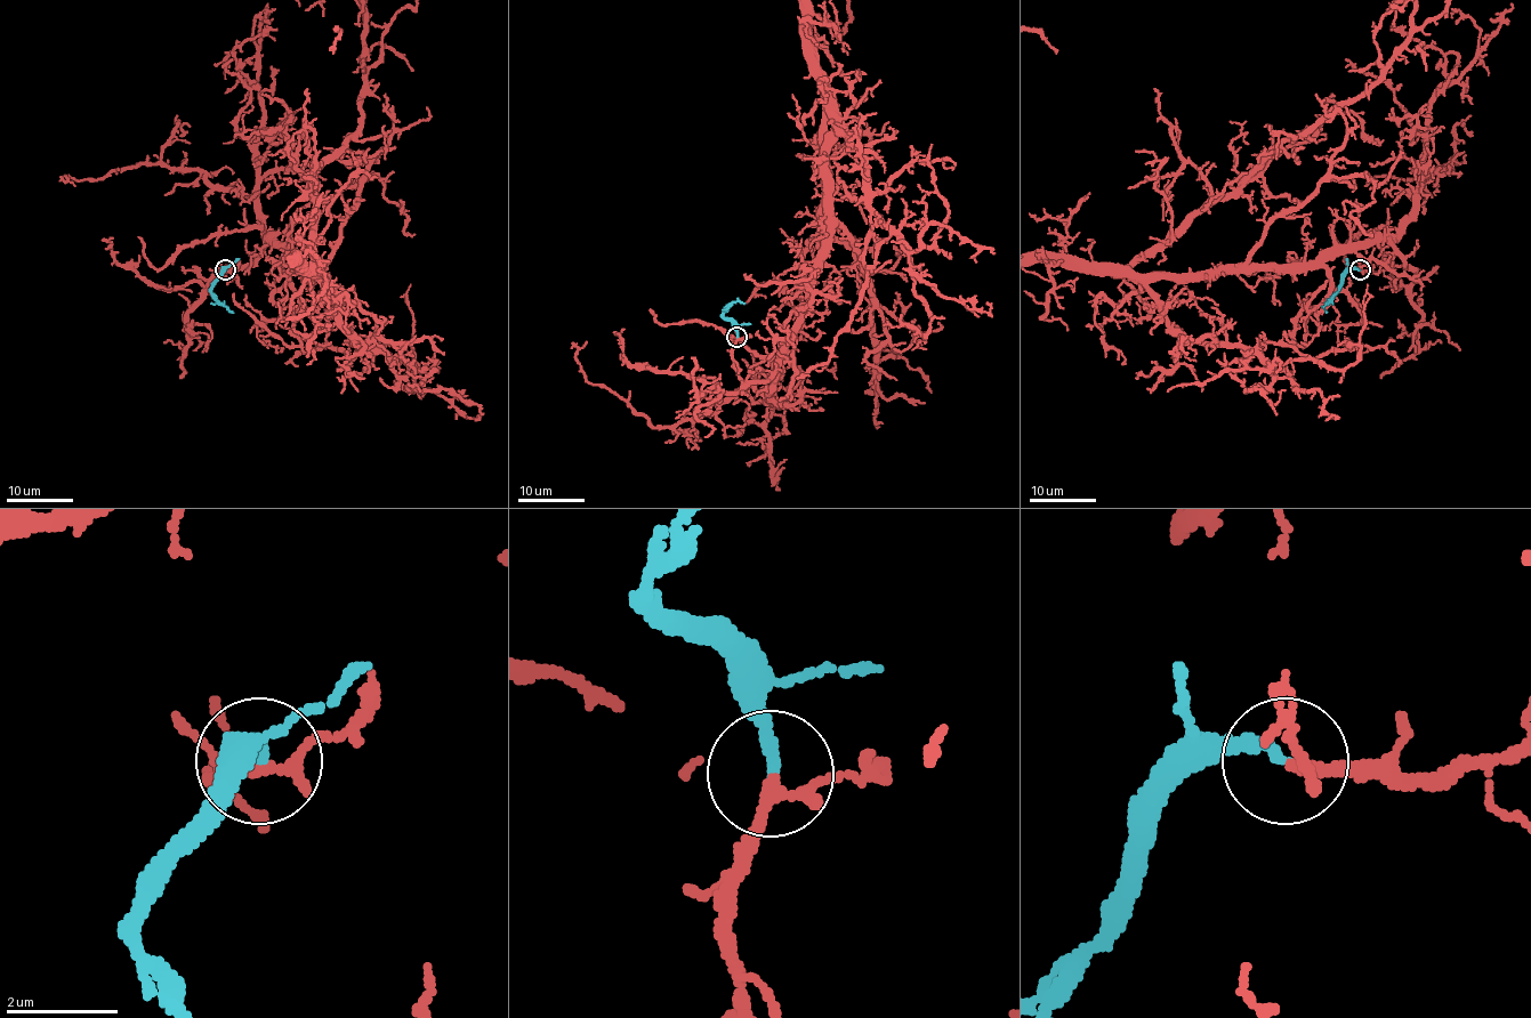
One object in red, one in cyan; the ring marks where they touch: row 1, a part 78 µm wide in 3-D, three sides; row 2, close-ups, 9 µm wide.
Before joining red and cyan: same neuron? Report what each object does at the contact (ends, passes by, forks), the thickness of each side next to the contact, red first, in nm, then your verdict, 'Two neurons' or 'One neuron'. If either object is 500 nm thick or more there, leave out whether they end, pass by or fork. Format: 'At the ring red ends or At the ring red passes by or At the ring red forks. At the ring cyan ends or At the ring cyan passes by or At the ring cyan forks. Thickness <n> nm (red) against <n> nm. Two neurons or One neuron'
At the ring red passes by. At the ring cyan ends. Thickness 220 nm (red) against 240 nm. One neuron

